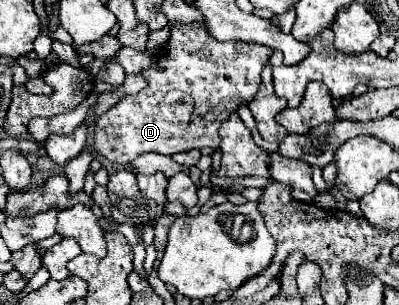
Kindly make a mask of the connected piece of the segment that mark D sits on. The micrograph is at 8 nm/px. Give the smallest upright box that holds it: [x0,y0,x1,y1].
[92,23,272,165]

